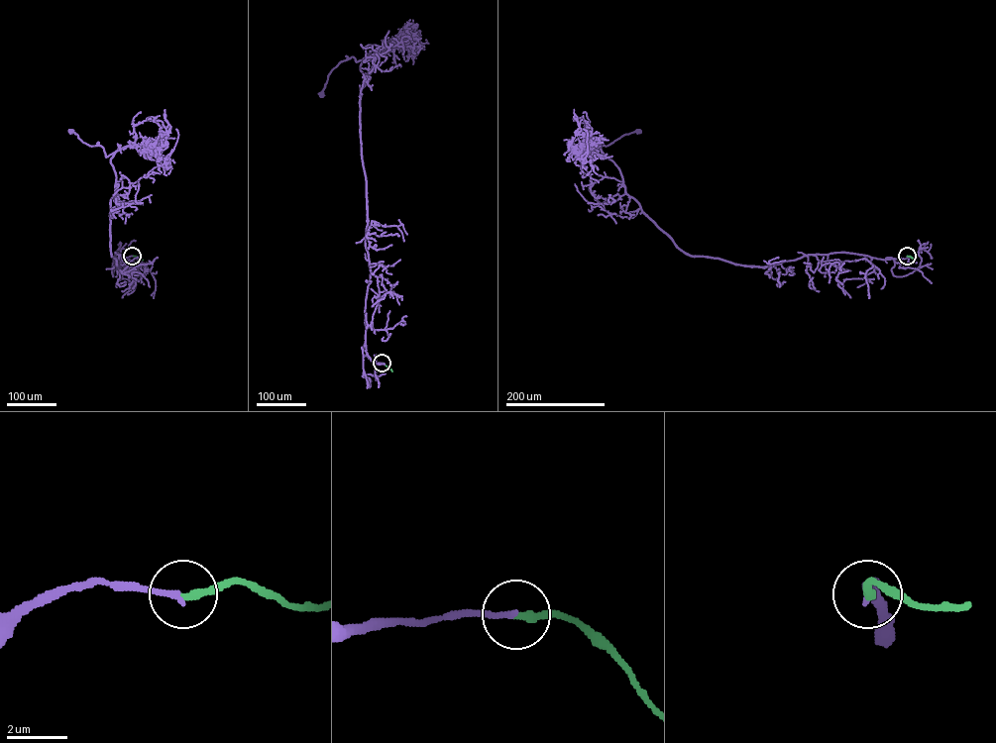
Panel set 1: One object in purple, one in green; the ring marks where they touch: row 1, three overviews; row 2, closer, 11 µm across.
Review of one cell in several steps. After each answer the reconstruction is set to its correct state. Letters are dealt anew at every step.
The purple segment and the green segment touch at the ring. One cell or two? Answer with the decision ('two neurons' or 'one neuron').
one neuron

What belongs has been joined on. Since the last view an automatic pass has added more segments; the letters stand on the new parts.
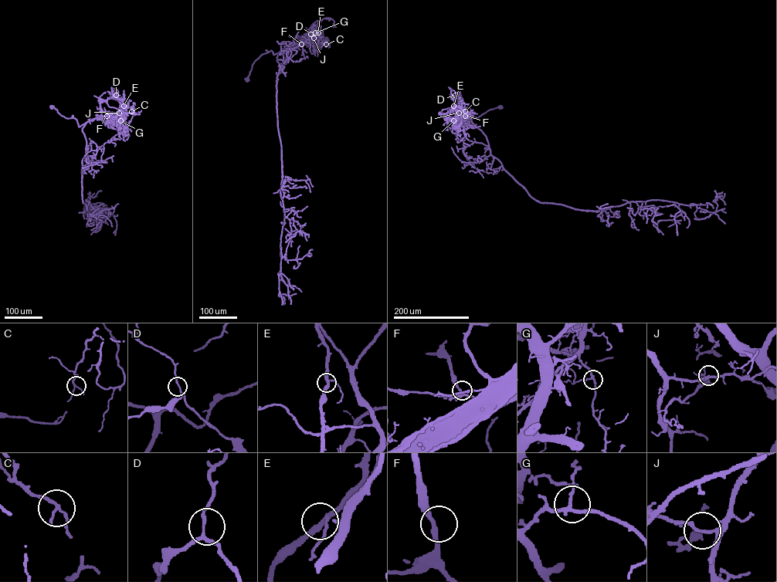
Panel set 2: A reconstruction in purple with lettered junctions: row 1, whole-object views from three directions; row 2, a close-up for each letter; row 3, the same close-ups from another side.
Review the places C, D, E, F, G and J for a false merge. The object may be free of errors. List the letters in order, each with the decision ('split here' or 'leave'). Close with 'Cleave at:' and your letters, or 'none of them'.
C: leave
D: leave
E: leave
F: leave
G: leave
J: split here
Cleave at: J

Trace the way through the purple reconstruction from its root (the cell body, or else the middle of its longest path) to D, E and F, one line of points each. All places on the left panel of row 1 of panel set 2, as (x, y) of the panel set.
D: (52, 106), (61, 115), (74, 118), (79, 126), (100, 117), (100, 103), (116, 95)
E: (52, 106), (61, 115), (74, 118), (79, 126), (93, 119), (117, 117), (123, 106)
F: (52, 106), (61, 115), (74, 118), (79, 126), (93, 119), (107, 117), (106, 116)

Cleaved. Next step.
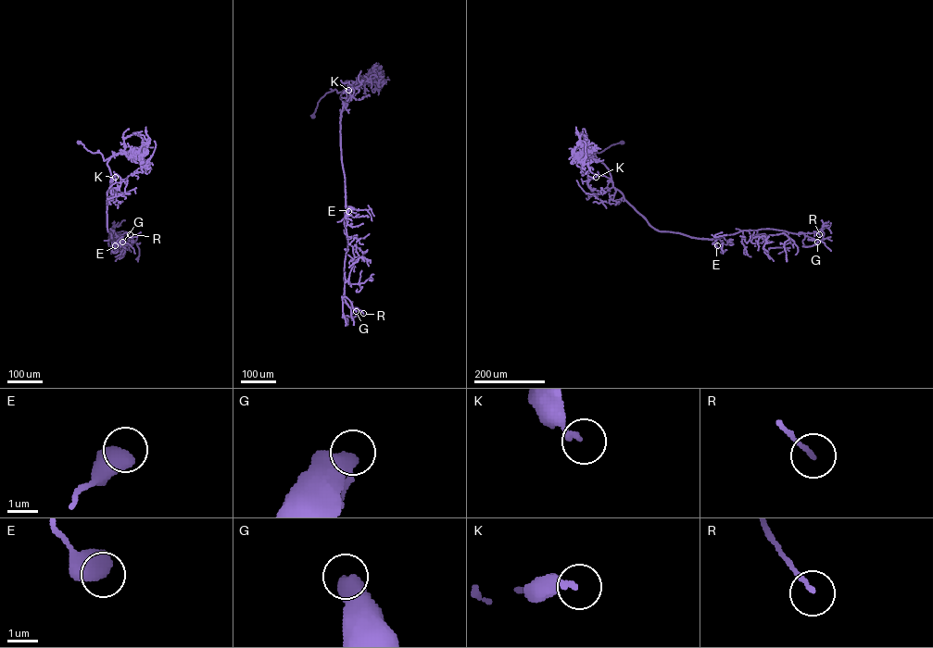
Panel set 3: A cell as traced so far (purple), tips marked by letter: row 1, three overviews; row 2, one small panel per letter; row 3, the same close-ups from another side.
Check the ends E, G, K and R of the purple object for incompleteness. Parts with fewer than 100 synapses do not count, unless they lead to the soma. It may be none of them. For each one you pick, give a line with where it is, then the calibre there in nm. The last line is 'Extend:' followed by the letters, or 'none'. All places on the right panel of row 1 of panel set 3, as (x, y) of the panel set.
Extend: none

